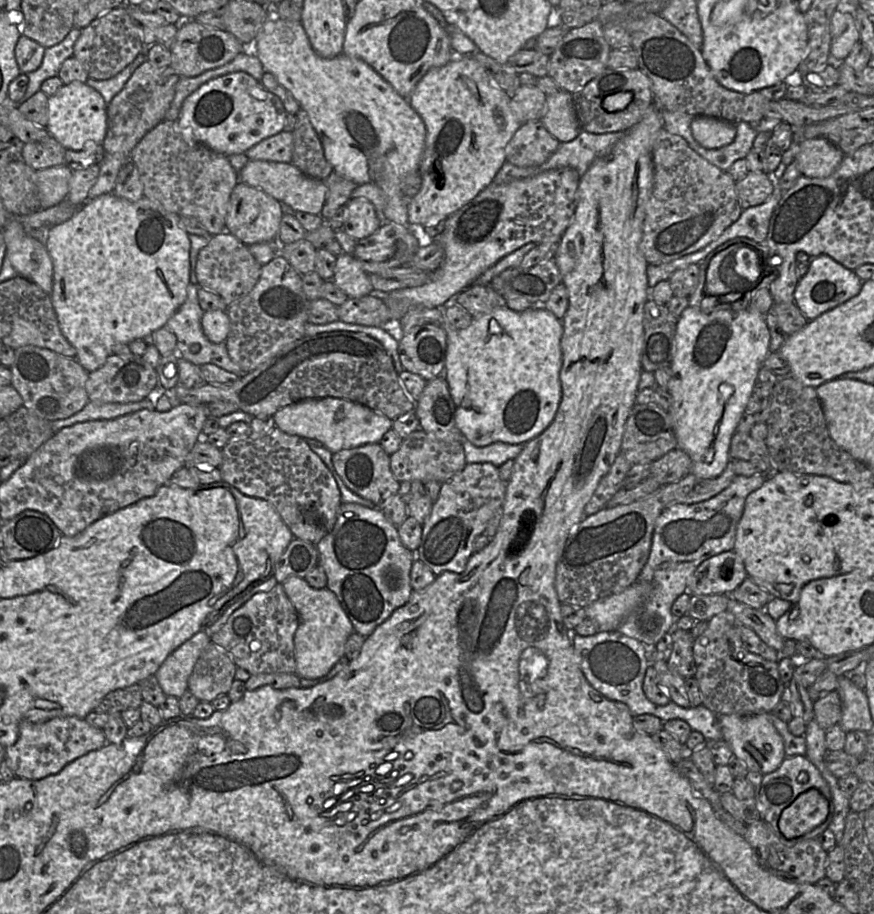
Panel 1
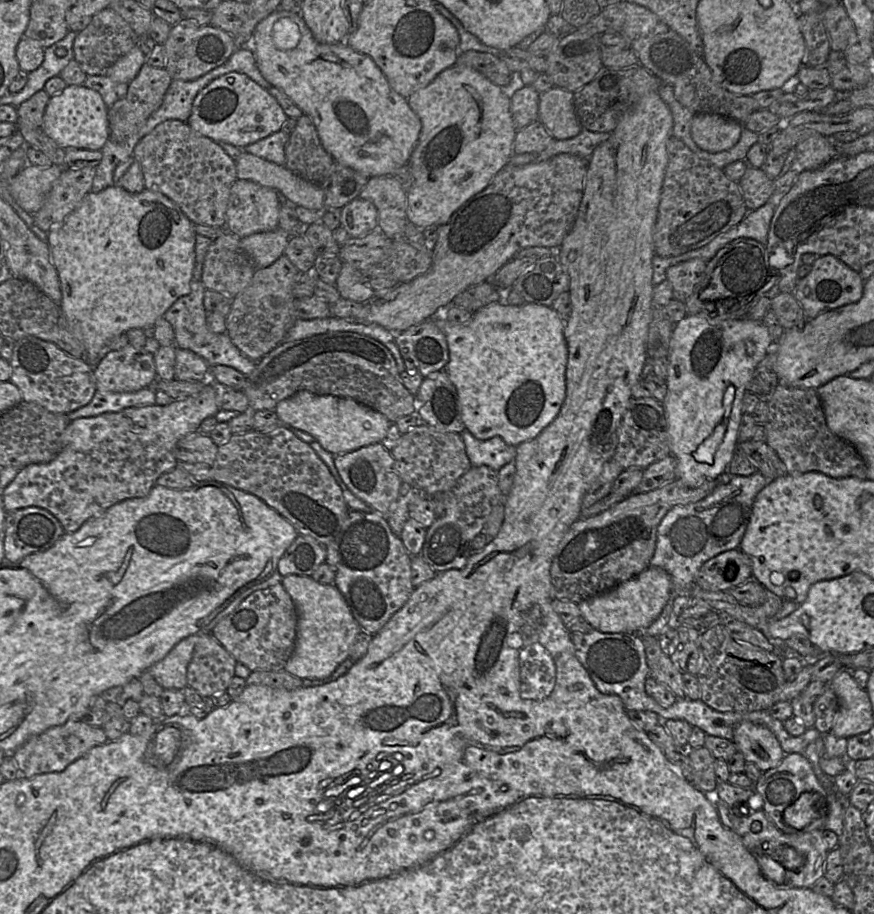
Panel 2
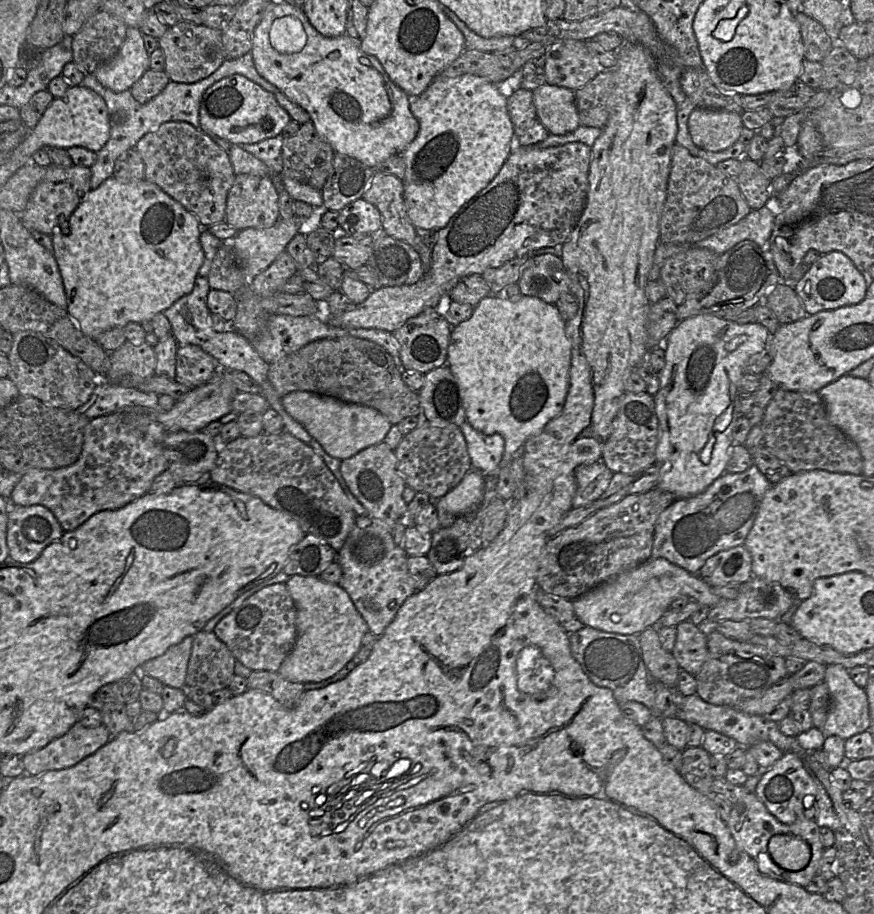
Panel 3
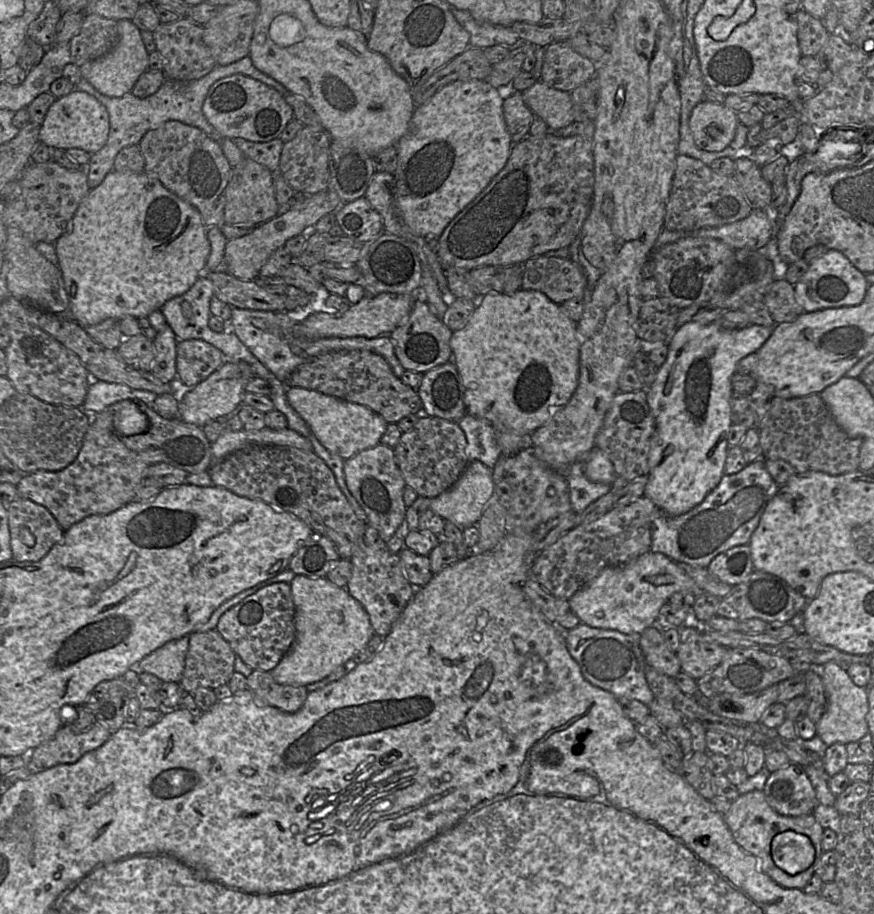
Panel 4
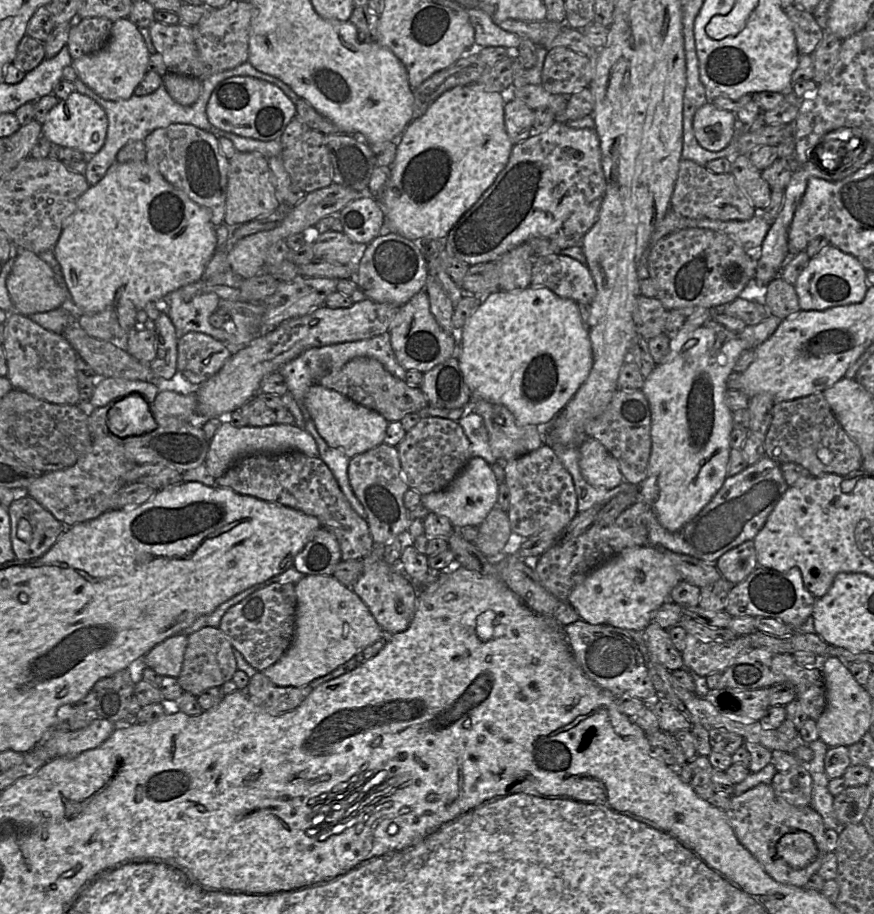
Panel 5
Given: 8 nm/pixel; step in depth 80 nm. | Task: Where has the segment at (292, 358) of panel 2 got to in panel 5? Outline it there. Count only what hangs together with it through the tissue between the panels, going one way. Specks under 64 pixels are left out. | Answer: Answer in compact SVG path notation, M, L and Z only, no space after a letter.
M369 357L351 359L336 373L322 377L318 384L378 412L388 422L401 421L407 414L428 406L428 401L419 387L411 386L395 377L379 361Z

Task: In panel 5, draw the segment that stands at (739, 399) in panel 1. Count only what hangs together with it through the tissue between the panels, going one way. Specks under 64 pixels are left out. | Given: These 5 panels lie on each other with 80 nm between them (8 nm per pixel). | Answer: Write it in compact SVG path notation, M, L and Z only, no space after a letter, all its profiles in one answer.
M769 315L754 326L746 326L736 335L721 341L716 332L704 325L685 327L671 334L669 353L644 379L641 391L648 400L651 413L651 452L647 476L639 485L639 497L656 515L660 525L670 532L681 530L713 498L727 477L730 455L730 433L733 429L732 411L725 402L727 378L744 350L753 350L768 339L783 320Z

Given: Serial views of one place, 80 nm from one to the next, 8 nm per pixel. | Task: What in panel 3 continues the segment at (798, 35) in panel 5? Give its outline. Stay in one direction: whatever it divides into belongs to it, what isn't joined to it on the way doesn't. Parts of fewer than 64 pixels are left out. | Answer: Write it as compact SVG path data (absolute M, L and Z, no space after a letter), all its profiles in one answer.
M798 11L794 15L799 24L804 44L804 58L821 62L833 47L833 41L826 33L823 25L814 18Z

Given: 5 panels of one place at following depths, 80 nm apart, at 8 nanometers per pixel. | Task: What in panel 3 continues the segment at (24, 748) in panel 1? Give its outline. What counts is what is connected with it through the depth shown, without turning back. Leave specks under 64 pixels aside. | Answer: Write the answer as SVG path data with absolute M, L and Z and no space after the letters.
M77 721L62 736L21 757L25 774L37 775L72 767L94 754L110 739L111 735L103 724L85 727Z

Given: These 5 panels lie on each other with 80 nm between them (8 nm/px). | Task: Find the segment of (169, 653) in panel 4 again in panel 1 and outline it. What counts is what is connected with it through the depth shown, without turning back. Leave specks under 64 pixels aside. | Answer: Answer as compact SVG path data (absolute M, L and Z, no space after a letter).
M202 630L183 642L161 663L154 676L166 696L181 697L188 689L188 679L211 635Z

